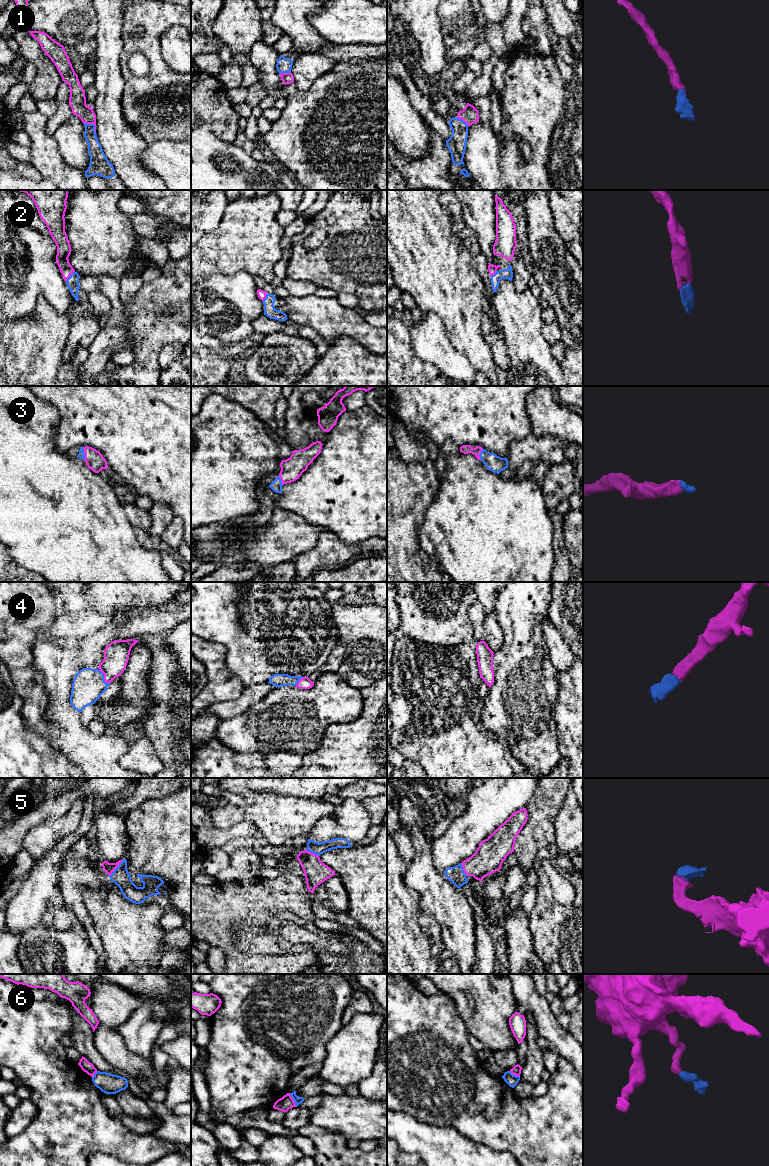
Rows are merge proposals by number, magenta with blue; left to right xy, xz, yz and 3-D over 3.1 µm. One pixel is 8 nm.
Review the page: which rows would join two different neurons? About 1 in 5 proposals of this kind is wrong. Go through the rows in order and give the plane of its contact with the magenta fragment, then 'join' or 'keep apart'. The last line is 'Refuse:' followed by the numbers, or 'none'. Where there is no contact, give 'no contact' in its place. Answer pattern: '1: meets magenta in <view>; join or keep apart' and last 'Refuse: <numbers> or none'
1: meets magenta in xy; join
2: meets magenta in xy; join
3: meets magenta in xy; join
4: meets magenta in xy; join
5: meets magenta in xy; join
6: meets magenta in xz; keep apart
Refuse: 6

